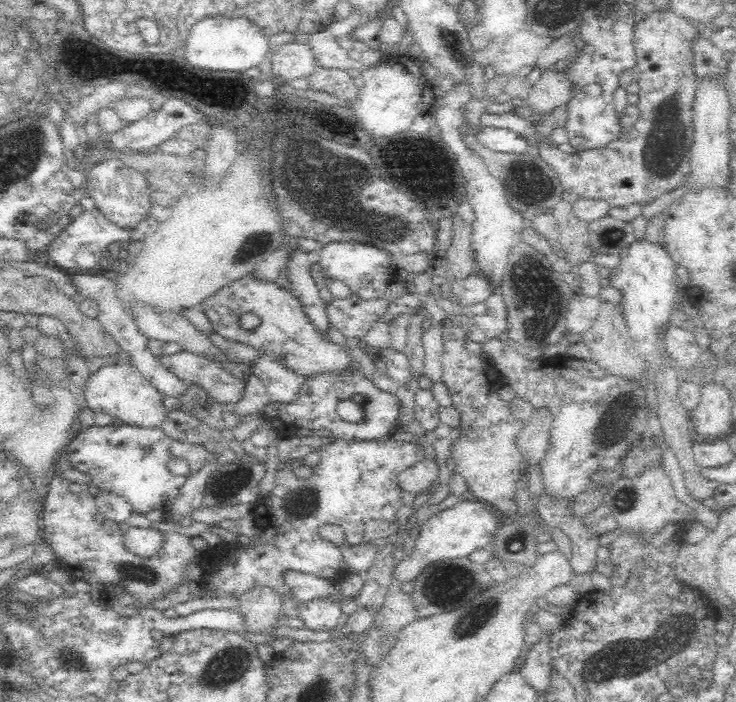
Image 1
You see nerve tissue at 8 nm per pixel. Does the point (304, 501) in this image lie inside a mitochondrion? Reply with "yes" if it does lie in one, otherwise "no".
yes

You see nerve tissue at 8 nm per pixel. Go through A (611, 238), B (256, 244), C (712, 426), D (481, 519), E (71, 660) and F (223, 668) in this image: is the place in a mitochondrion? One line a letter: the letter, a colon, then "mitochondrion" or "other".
A: mitochondrion
B: mitochondrion
C: other
D: other
E: mitochondrion
F: mitochondrion

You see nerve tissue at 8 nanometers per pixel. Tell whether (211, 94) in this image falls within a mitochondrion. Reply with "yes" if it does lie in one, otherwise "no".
no

